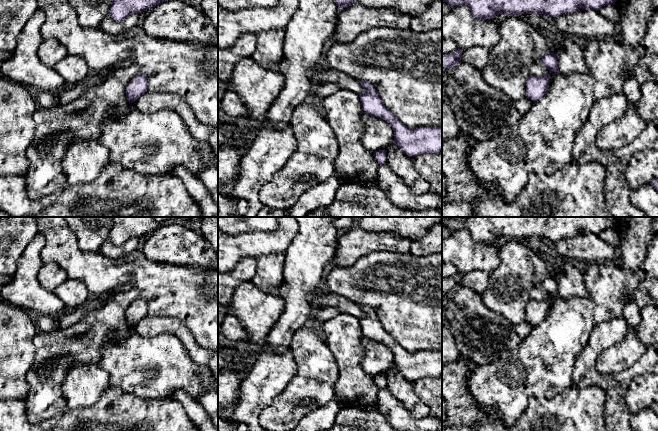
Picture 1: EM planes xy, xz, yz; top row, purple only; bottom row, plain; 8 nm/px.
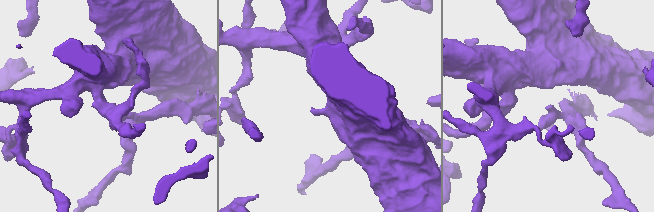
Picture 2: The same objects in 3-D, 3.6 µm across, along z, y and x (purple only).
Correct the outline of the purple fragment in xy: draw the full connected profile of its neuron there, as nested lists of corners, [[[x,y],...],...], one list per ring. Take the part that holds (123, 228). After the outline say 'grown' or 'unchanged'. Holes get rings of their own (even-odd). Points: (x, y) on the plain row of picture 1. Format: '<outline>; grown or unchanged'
[[[112,217],[109,241],[117,245],[125,244],[131,238],[152,233],[156,229],[180,217]]]; unchanged

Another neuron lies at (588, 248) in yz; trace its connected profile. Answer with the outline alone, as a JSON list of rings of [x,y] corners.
[[[579,233],[557,241],[542,239],[545,244],[558,254],[568,258],[592,262],[615,262],[615,249],[596,234]]]

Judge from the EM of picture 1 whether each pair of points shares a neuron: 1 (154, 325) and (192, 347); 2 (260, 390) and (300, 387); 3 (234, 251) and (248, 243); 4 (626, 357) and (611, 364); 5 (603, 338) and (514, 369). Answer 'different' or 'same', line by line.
1: same
2: different
3: same
4: same
5: different

